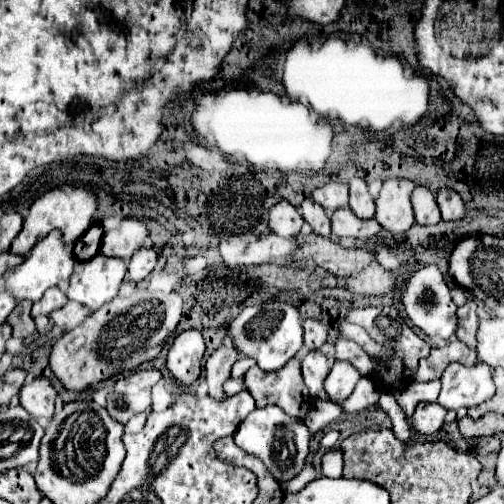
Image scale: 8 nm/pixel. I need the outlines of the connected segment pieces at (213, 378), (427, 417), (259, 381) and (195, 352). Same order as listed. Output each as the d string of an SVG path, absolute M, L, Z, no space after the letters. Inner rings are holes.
M219 347L205 363L205 379L209 385L209 397L223 401L225 399L225 391L223 391L223 383L231 377L231 367L237 361L239 353L235 347Z
M419 403L411 421L413 421L413 429L419 435L431 435L435 431L441 429L443 419L445 419L445 409L441 405L435 403ZM417 421L417 423L415 423Z
M297 357L289 361L285 369L273 373L265 373L257 365L253 365L245 373L245 385L253 395L257 407L277 405L297 419L303 419L311 407L309 389L305 389Z
M183 331L167 353L167 369L181 387L189 387L201 375L205 341L199 331Z

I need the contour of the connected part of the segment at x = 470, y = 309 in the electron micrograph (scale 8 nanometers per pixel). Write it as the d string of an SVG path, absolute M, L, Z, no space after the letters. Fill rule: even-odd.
M469 299L463 307L457 309L457 339L475 349L475 333L477 333L477 305L473 299Z

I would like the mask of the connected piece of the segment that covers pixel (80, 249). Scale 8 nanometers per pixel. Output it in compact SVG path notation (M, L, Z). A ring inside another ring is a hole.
M95 223L95 225L81 237L81 241L77 241L75 247L73 247L73 255L77 257L77 261L89 261L89 259L99 251L101 237L103 237L103 227L101 227L101 223Z

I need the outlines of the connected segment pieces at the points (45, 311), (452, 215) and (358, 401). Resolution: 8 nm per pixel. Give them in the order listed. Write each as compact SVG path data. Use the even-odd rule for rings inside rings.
M51 287L47 289L47 293L37 301L33 303L33 309L31 309L31 317L37 317L37 315L49 315L51 311L63 307L67 303L67 297L61 289L57 287Z
M441 189L437 193L437 205L443 221L461 221L465 217L465 205L453 189Z
M361 377L351 397L345 403L341 403L341 407L347 413L355 413L375 405L377 401L379 401L379 391L373 387L373 381L369 381L369 377Z

